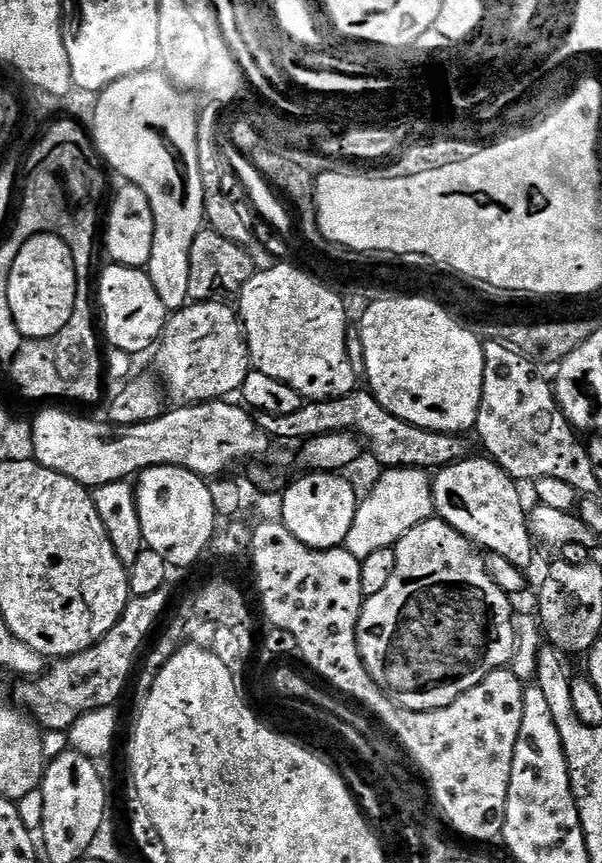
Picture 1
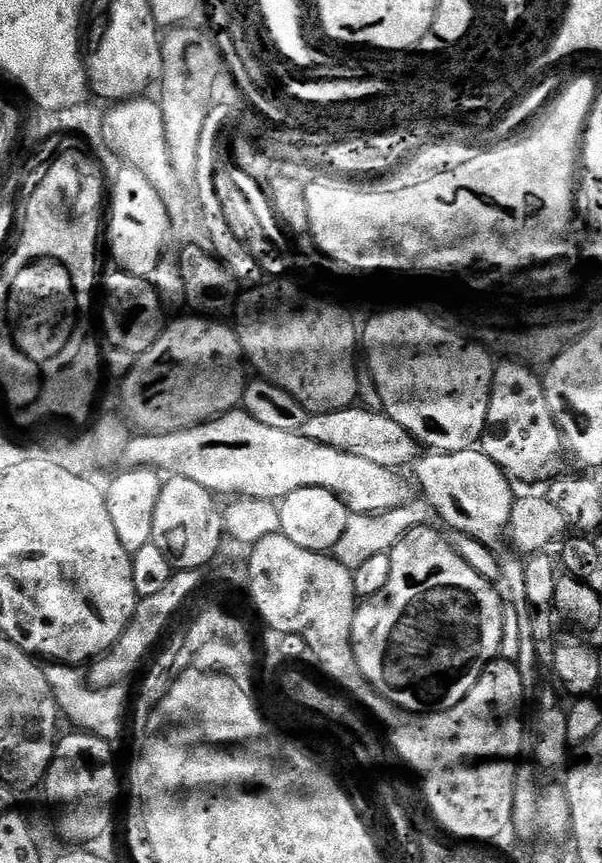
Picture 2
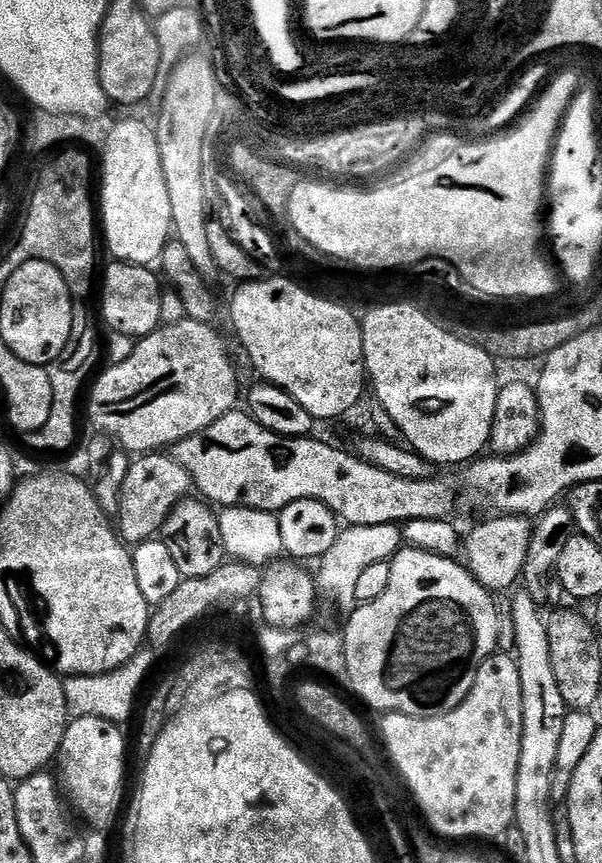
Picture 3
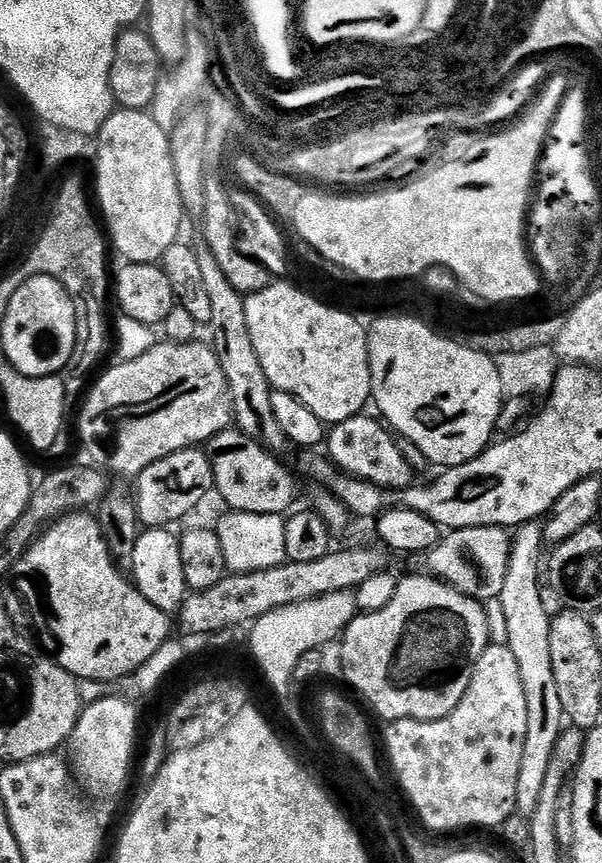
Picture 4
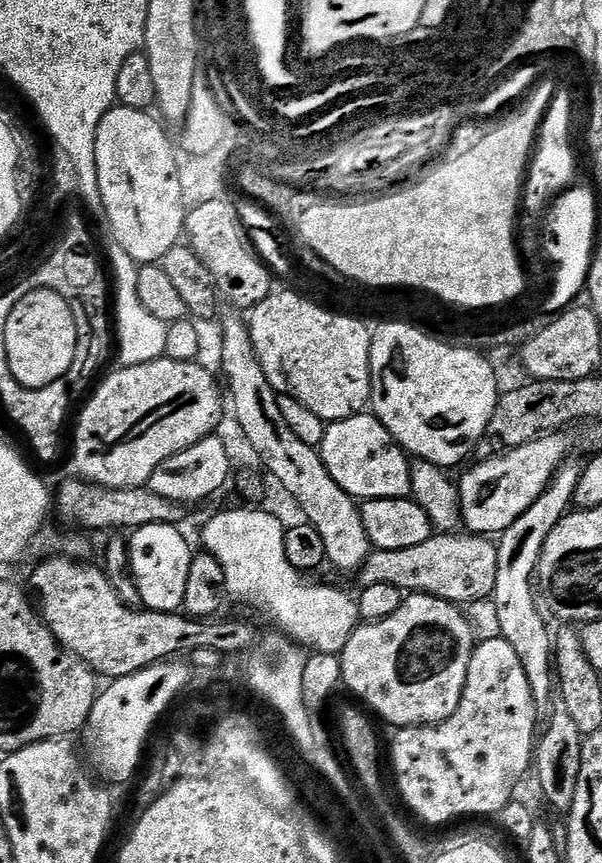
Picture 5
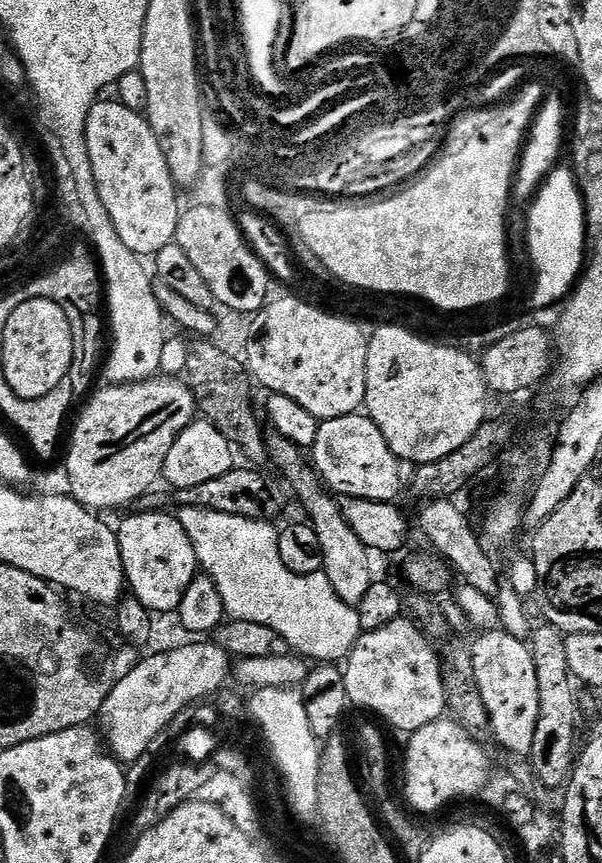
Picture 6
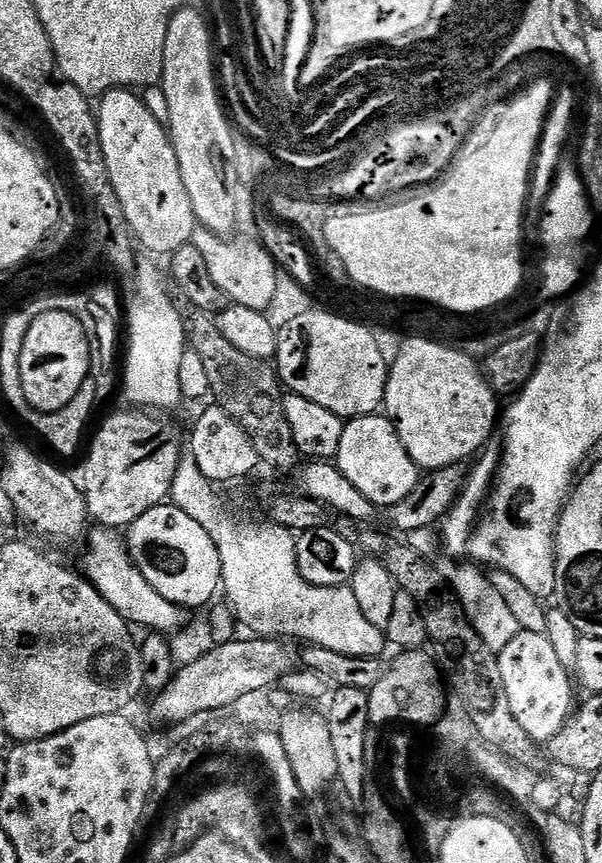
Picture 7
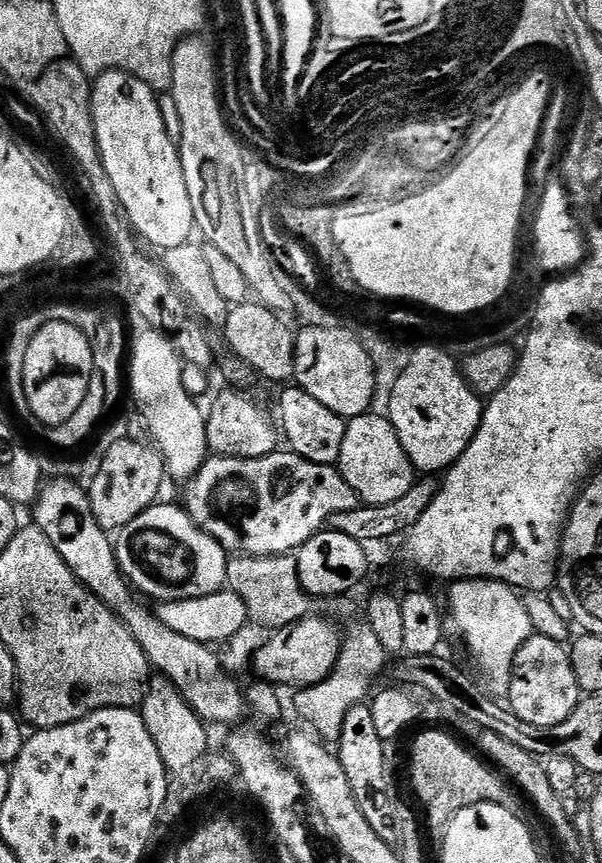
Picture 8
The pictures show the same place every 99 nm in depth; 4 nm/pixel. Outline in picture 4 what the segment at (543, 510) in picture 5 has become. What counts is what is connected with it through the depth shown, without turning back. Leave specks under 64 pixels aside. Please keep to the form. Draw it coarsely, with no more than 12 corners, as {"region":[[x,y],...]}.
{"region":[[515,529],[498,597],[526,694],[516,812],[538,806],[566,727],[540,593],[544,529]]}

